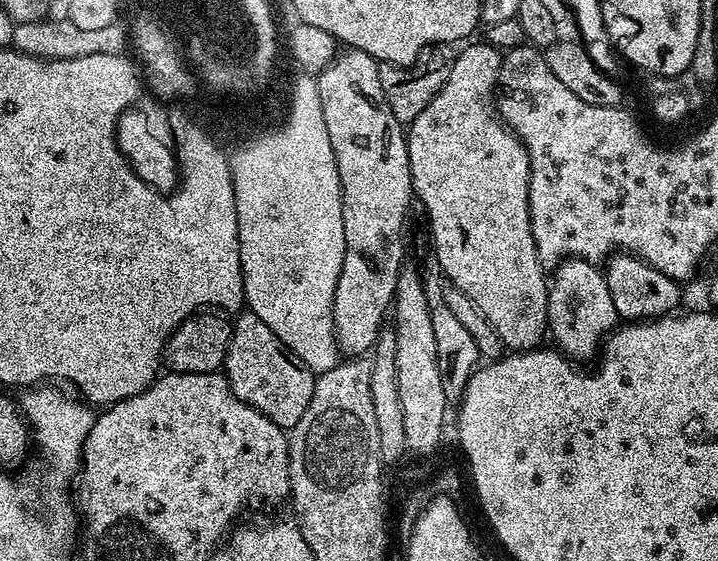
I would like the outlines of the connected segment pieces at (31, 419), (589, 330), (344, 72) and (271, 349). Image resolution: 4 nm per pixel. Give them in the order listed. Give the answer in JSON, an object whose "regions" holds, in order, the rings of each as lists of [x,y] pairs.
{"regions":[[[[40,386],[25,391],[21,395],[25,396],[18,400],[27,423],[34,429],[35,443],[36,440],[40,443],[40,452],[48,463],[48,484],[52,488],[62,487],[71,476],[73,479],[79,473],[84,443],[97,418],[97,413],[83,399],[71,400],[56,388],[59,387]]],[[[571,258],[560,261],[553,272],[556,273],[551,273],[548,286],[548,330],[551,339],[556,339],[555,347],[565,356],[571,352],[589,352],[595,357],[602,341],[618,324],[604,273],[591,260]]],[[[356,48],[341,51],[330,66],[326,66],[318,74],[316,82],[318,98],[322,98],[322,119],[326,121],[326,134],[330,134],[330,150],[334,150],[334,158],[338,166],[340,179],[340,197],[342,198],[342,222],[346,234],[346,250],[342,262],[342,274],[338,274],[338,286],[334,290],[334,326],[336,327],[336,343],[343,355],[348,358],[364,358],[375,349],[376,339],[380,329],[385,327],[384,315],[389,315],[396,299],[396,287],[402,271],[404,260],[404,223],[408,220],[408,207],[414,204],[412,190],[412,175],[410,174],[410,158],[408,157],[408,137],[405,125],[394,118],[394,110],[390,110],[390,102],[386,102],[386,94],[382,94],[382,78],[380,77],[380,64],[373,56],[359,52]]],[[[244,310],[235,317],[228,353],[224,359],[223,375],[228,377],[230,390],[242,402],[254,406],[277,426],[290,430],[306,414],[310,398],[314,398],[317,373],[311,372],[290,349],[251,310]]]]}

